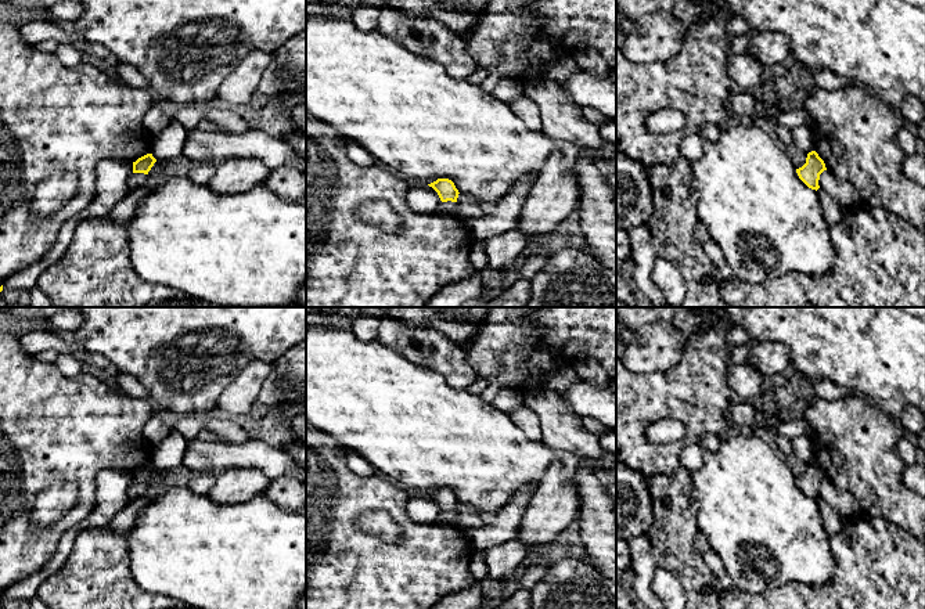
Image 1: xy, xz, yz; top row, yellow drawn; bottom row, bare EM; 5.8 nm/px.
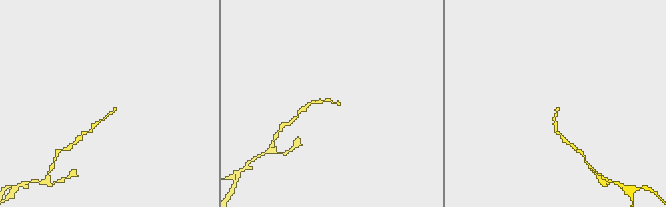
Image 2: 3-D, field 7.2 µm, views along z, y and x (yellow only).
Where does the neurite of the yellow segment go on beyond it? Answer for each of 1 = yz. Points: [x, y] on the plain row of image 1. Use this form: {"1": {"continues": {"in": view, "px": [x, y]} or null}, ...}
{"1": {"continues": null}}

